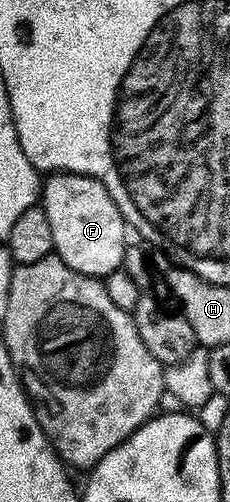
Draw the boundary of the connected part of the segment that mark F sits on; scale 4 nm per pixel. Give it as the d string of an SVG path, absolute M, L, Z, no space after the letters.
M55 171L53 175L44 184L44 207L52 226L54 252L58 259L85 276L104 278L109 272L119 271L122 255L128 247L128 225L108 190L101 180L93 180L78 172Z

